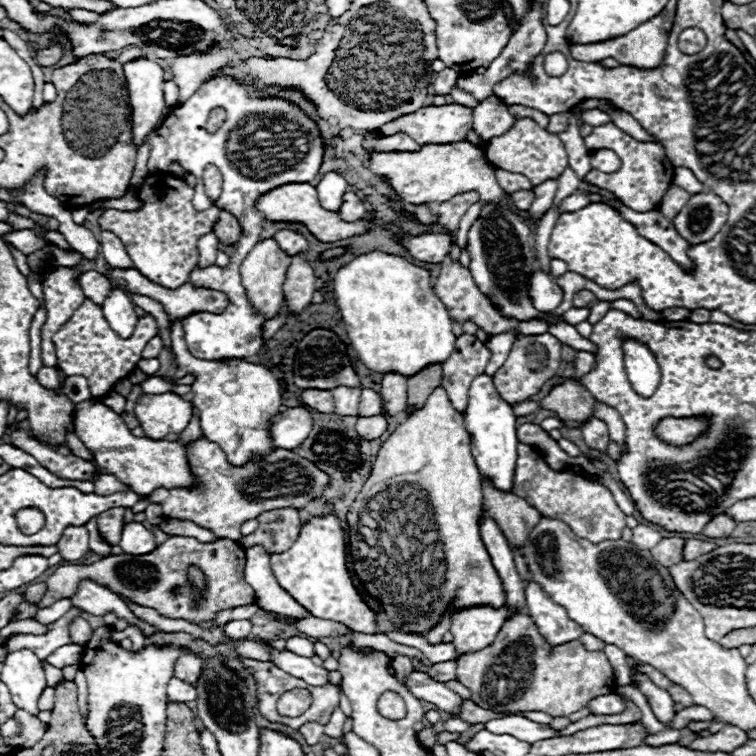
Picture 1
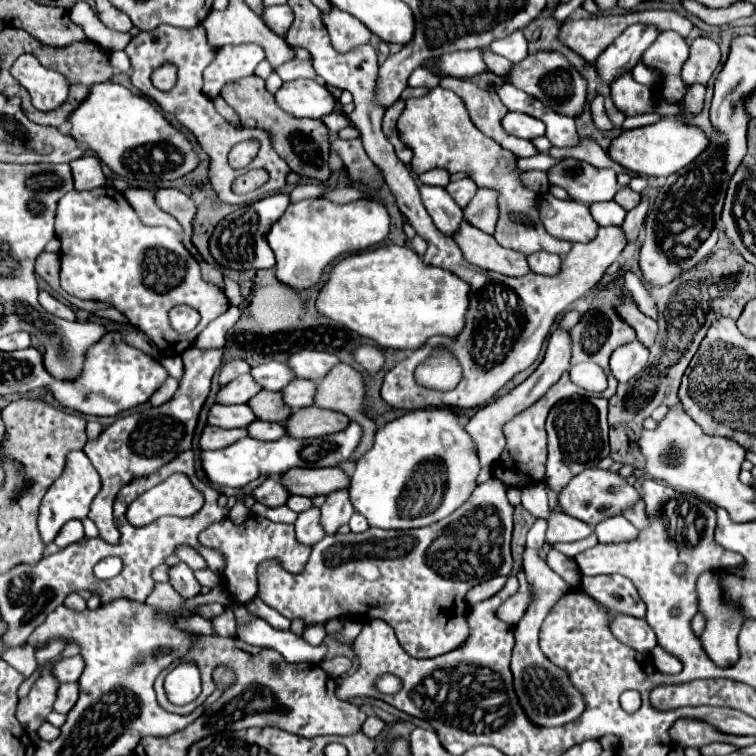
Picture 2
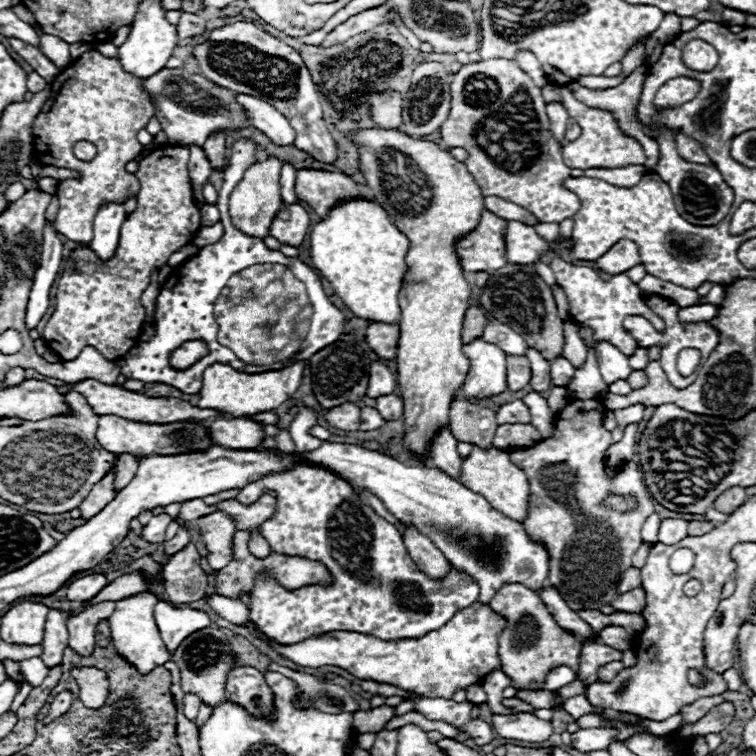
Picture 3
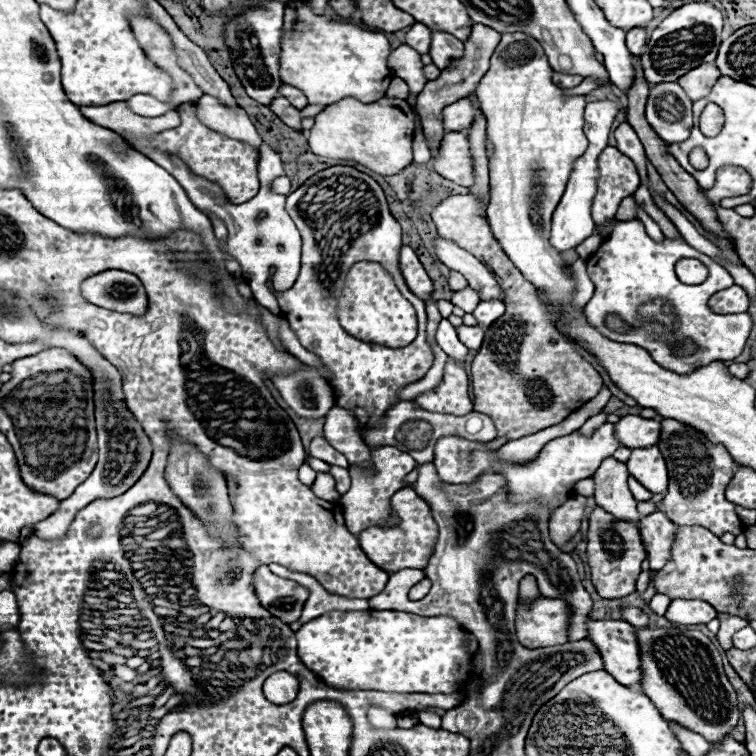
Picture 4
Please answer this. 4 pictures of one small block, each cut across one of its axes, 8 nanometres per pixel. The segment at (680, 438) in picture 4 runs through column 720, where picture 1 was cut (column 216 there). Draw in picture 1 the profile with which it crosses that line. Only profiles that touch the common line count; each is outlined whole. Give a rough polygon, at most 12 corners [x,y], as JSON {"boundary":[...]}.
{"boundary":[[190,444],[198,490],[150,494],[220,538],[270,508],[304,508],[330,476],[292,450],[234,468]]}

